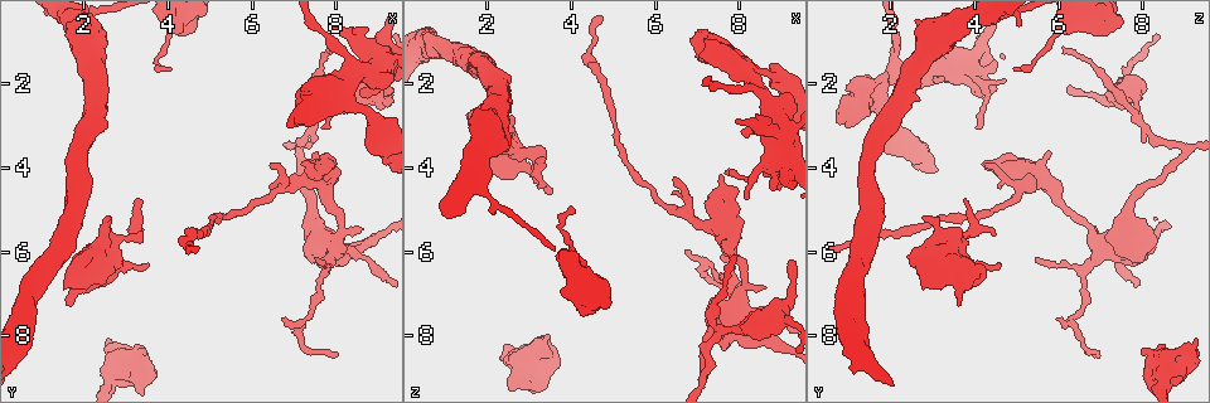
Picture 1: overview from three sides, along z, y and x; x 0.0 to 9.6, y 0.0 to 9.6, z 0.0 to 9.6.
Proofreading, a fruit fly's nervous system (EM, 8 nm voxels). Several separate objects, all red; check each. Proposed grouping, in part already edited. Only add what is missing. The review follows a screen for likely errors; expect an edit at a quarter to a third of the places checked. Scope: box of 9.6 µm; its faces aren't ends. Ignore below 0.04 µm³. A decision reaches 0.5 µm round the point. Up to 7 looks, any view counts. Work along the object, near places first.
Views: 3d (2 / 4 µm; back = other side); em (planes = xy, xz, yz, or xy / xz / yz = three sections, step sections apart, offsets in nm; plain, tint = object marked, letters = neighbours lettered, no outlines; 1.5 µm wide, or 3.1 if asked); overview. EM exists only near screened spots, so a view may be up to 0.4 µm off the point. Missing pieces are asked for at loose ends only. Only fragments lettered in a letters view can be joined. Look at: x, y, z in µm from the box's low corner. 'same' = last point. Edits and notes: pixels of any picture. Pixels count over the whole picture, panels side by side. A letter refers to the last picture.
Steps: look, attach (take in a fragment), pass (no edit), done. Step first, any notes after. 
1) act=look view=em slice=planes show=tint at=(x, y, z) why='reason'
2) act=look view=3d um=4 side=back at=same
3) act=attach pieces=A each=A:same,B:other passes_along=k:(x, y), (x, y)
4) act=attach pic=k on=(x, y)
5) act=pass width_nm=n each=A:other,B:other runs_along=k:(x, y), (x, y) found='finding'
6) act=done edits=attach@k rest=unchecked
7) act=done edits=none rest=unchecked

act=look view=em slice=xy step=4 show=letters at=(7.60, 3.80, 4.20) why='stops while still wide'

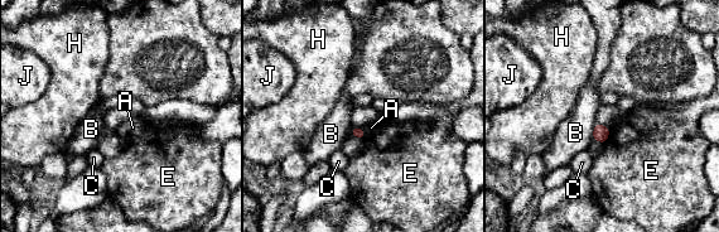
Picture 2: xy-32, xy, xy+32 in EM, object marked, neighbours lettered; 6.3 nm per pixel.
act=look view=em slice=planes show=letters at=same why='cut it another way'

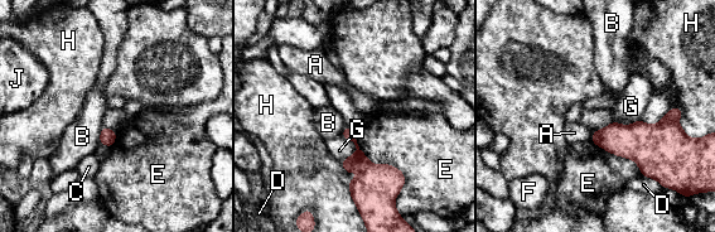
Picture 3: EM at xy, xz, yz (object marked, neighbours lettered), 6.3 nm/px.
act=pass each=A:other,B:other,C:other,D:other,E:other,F:other,G:other,H:other,J:other found='none of them fits'

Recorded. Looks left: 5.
act=look view=em slice=planes show=letters at=(8.05, 8.50, 6.90) why='thin end'

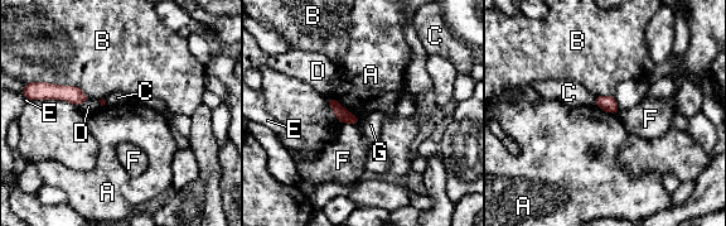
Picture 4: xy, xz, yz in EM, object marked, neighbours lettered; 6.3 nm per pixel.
act=pass each=A:other,B:other,C:other,D:other,E:other,F:other,G:other border=4:(333, 97), (361, 119) found='no lettered fragment goes on from it'

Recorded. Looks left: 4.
act=look view=em slice=planes show=letters at=(1.60, 7.30, 3.55) why='an open end'

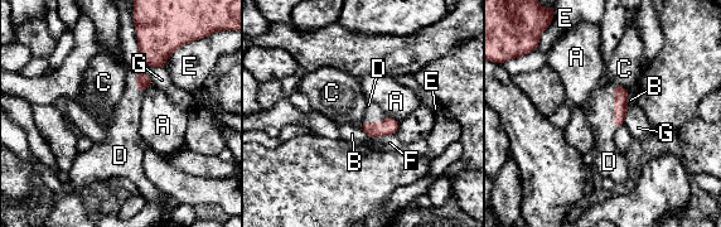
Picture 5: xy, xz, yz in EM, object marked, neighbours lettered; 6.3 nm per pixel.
act=attach pieces=D each=A:other,B:other,C:other,D:same,E:other,F:other,G:other found='it goes on there'

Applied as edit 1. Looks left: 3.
act=done edits=attach@5 rest=unchecked

